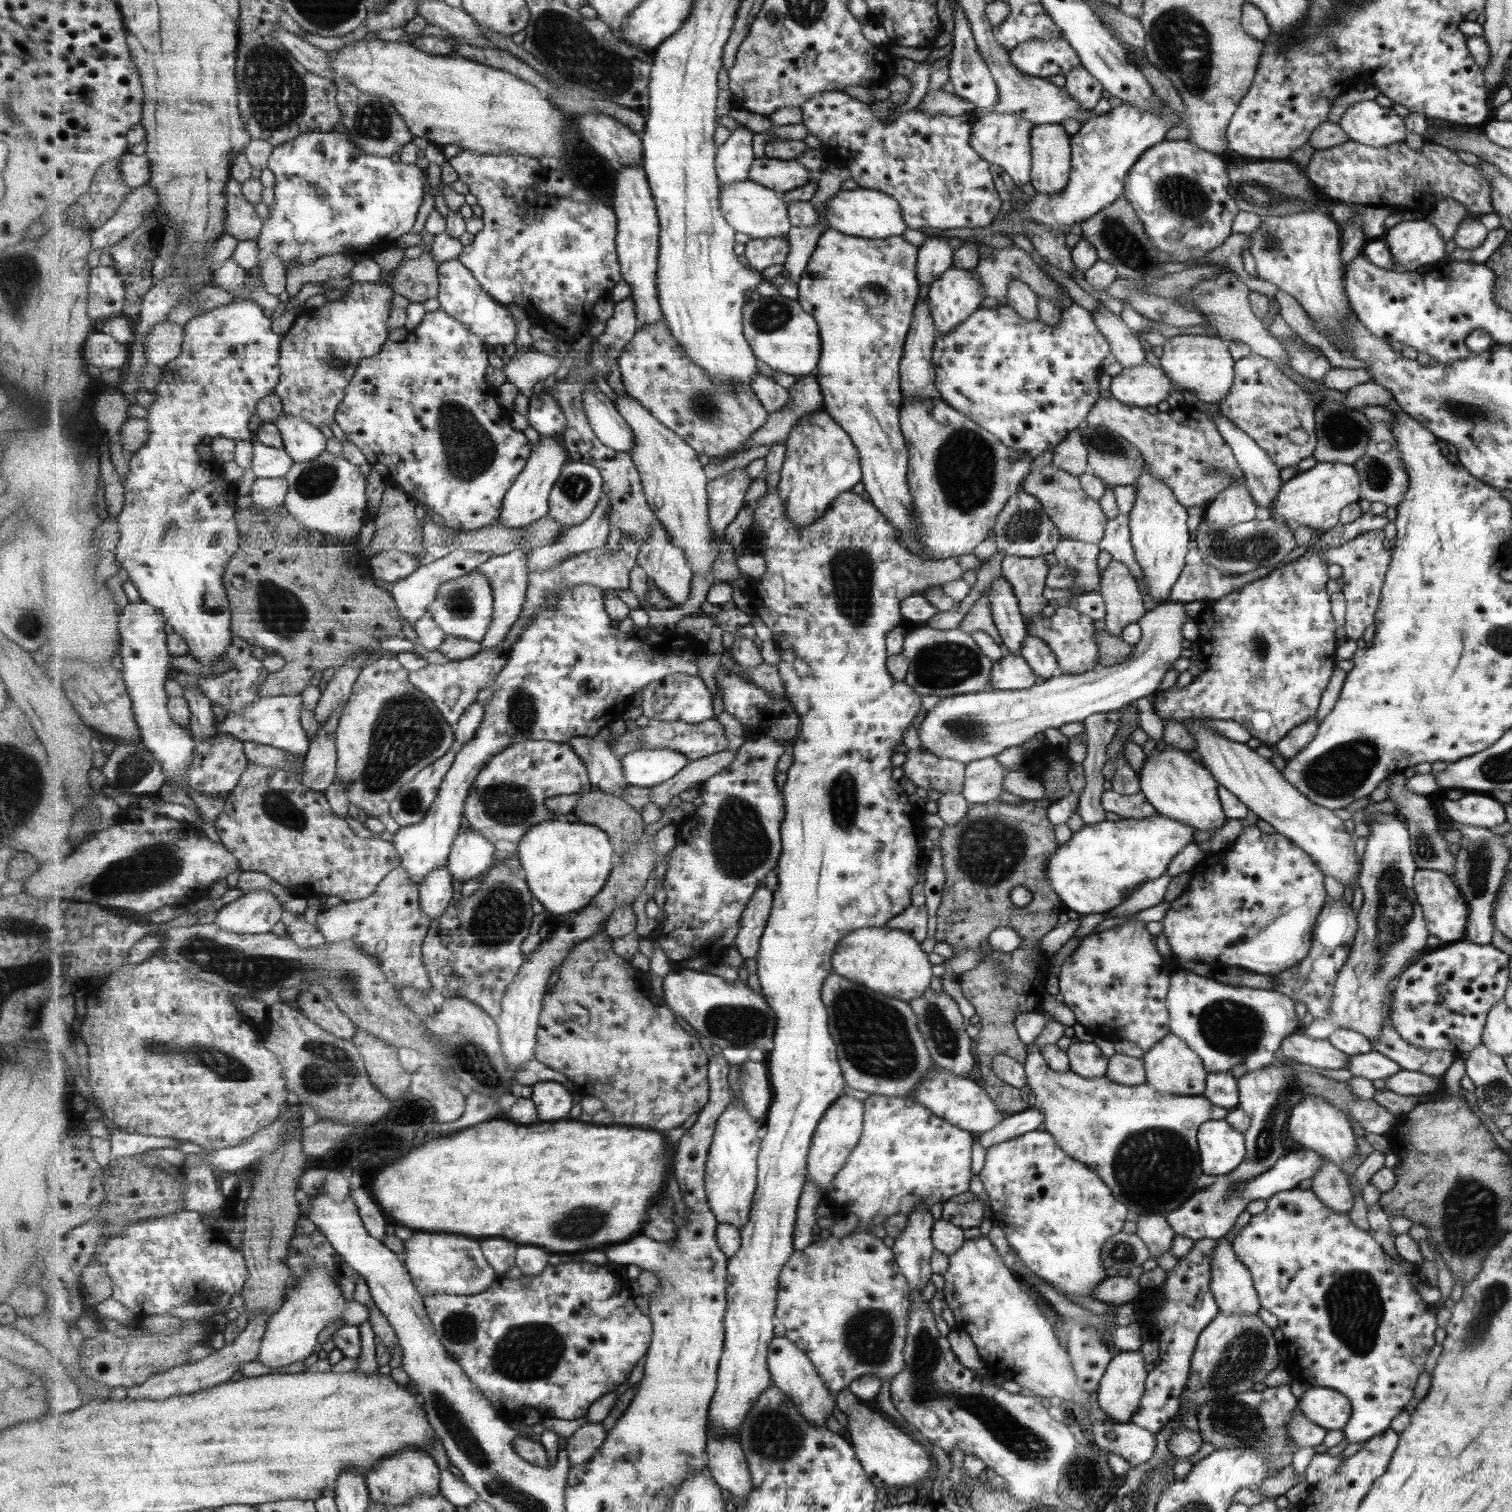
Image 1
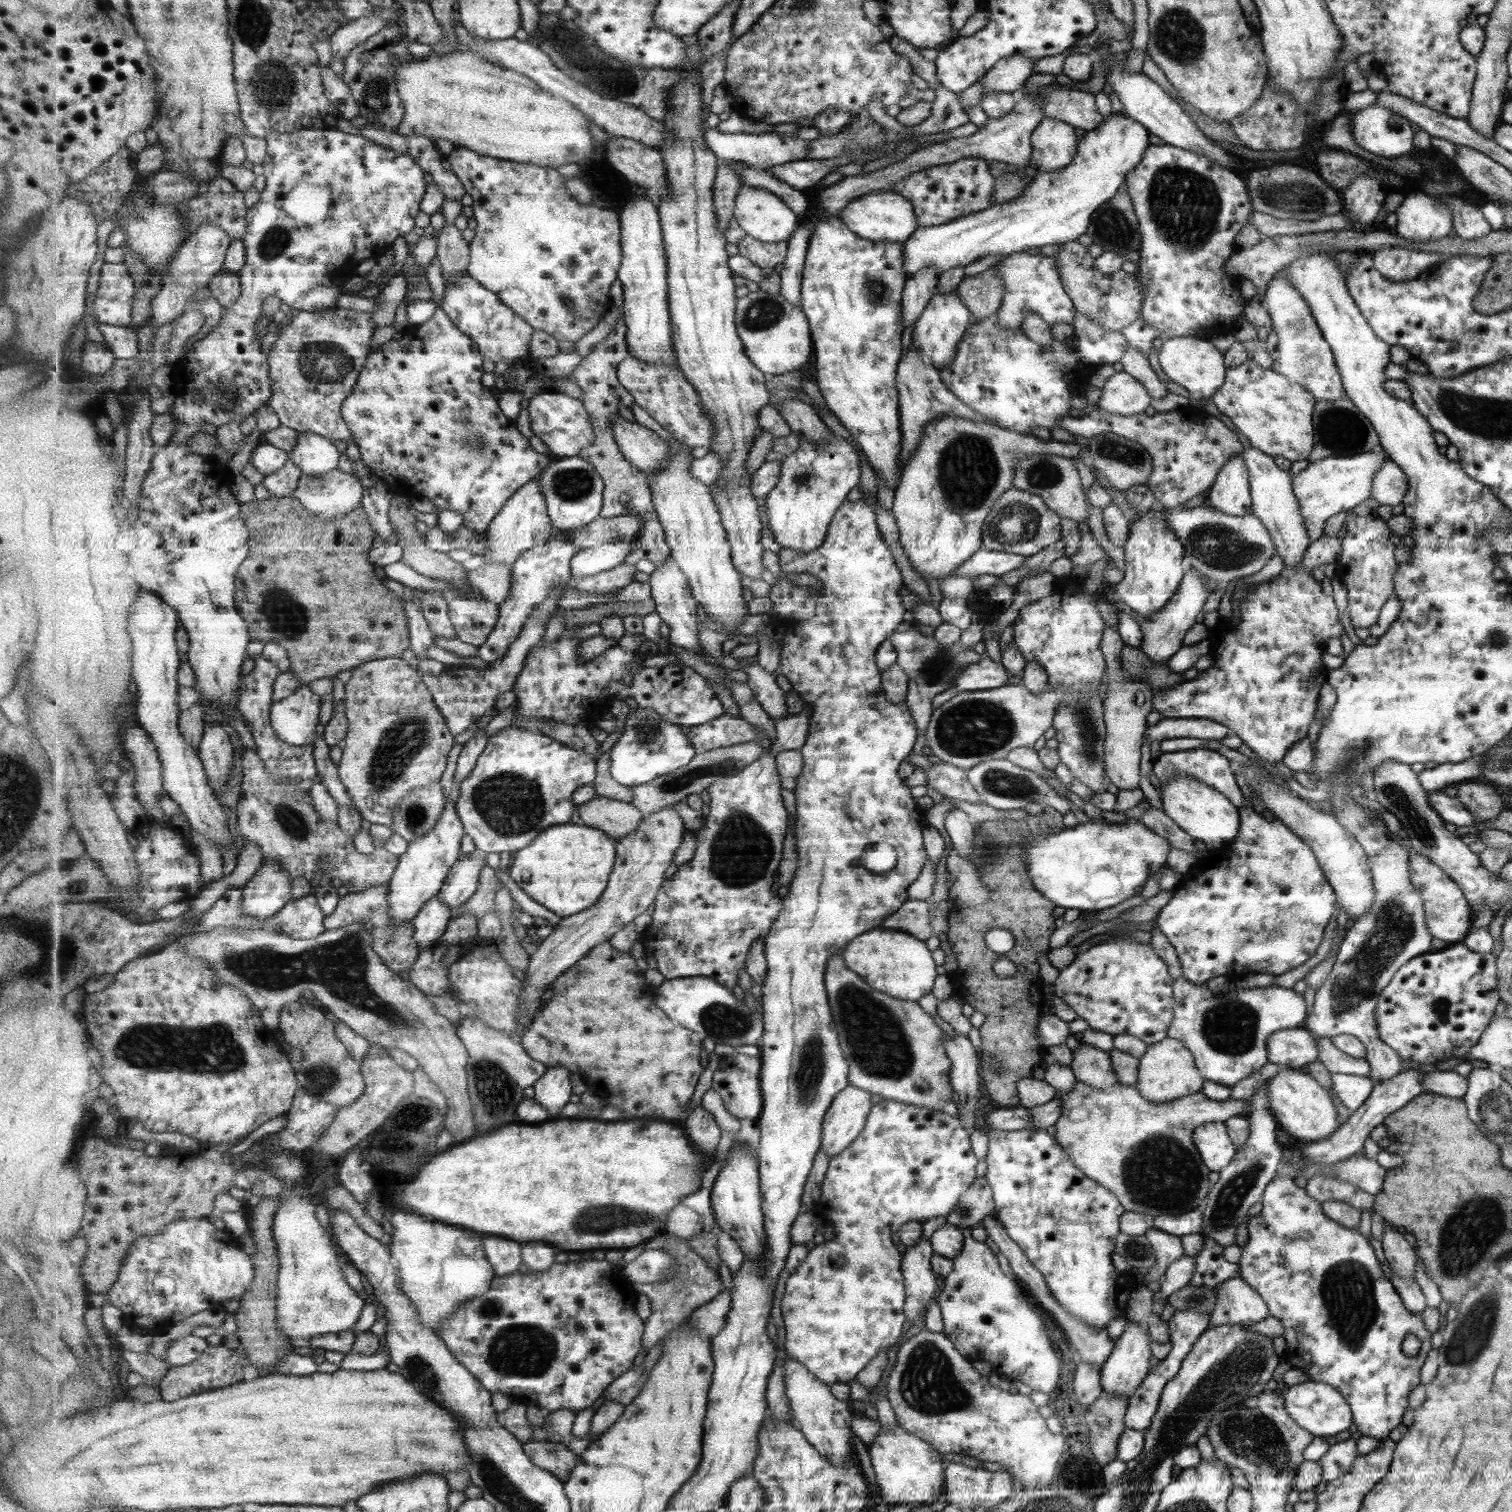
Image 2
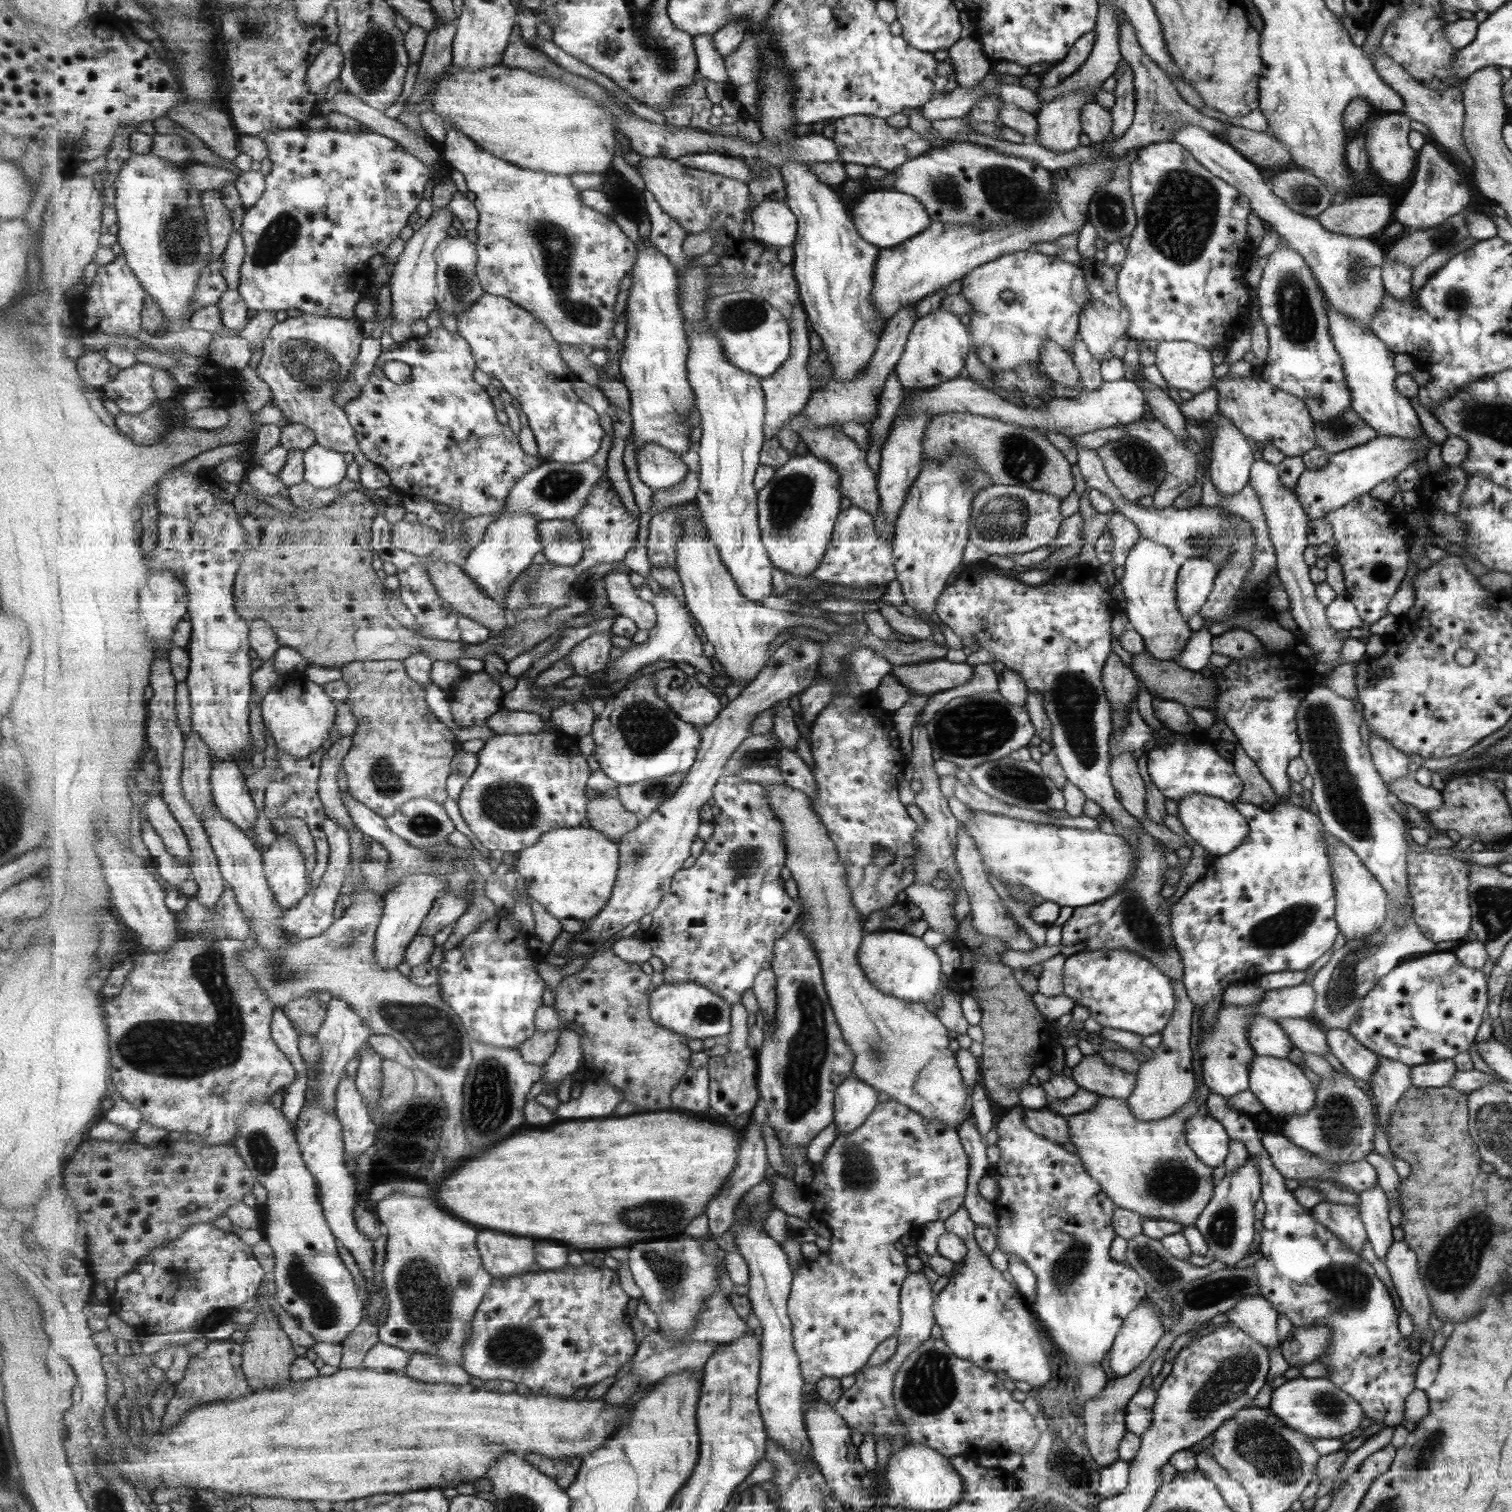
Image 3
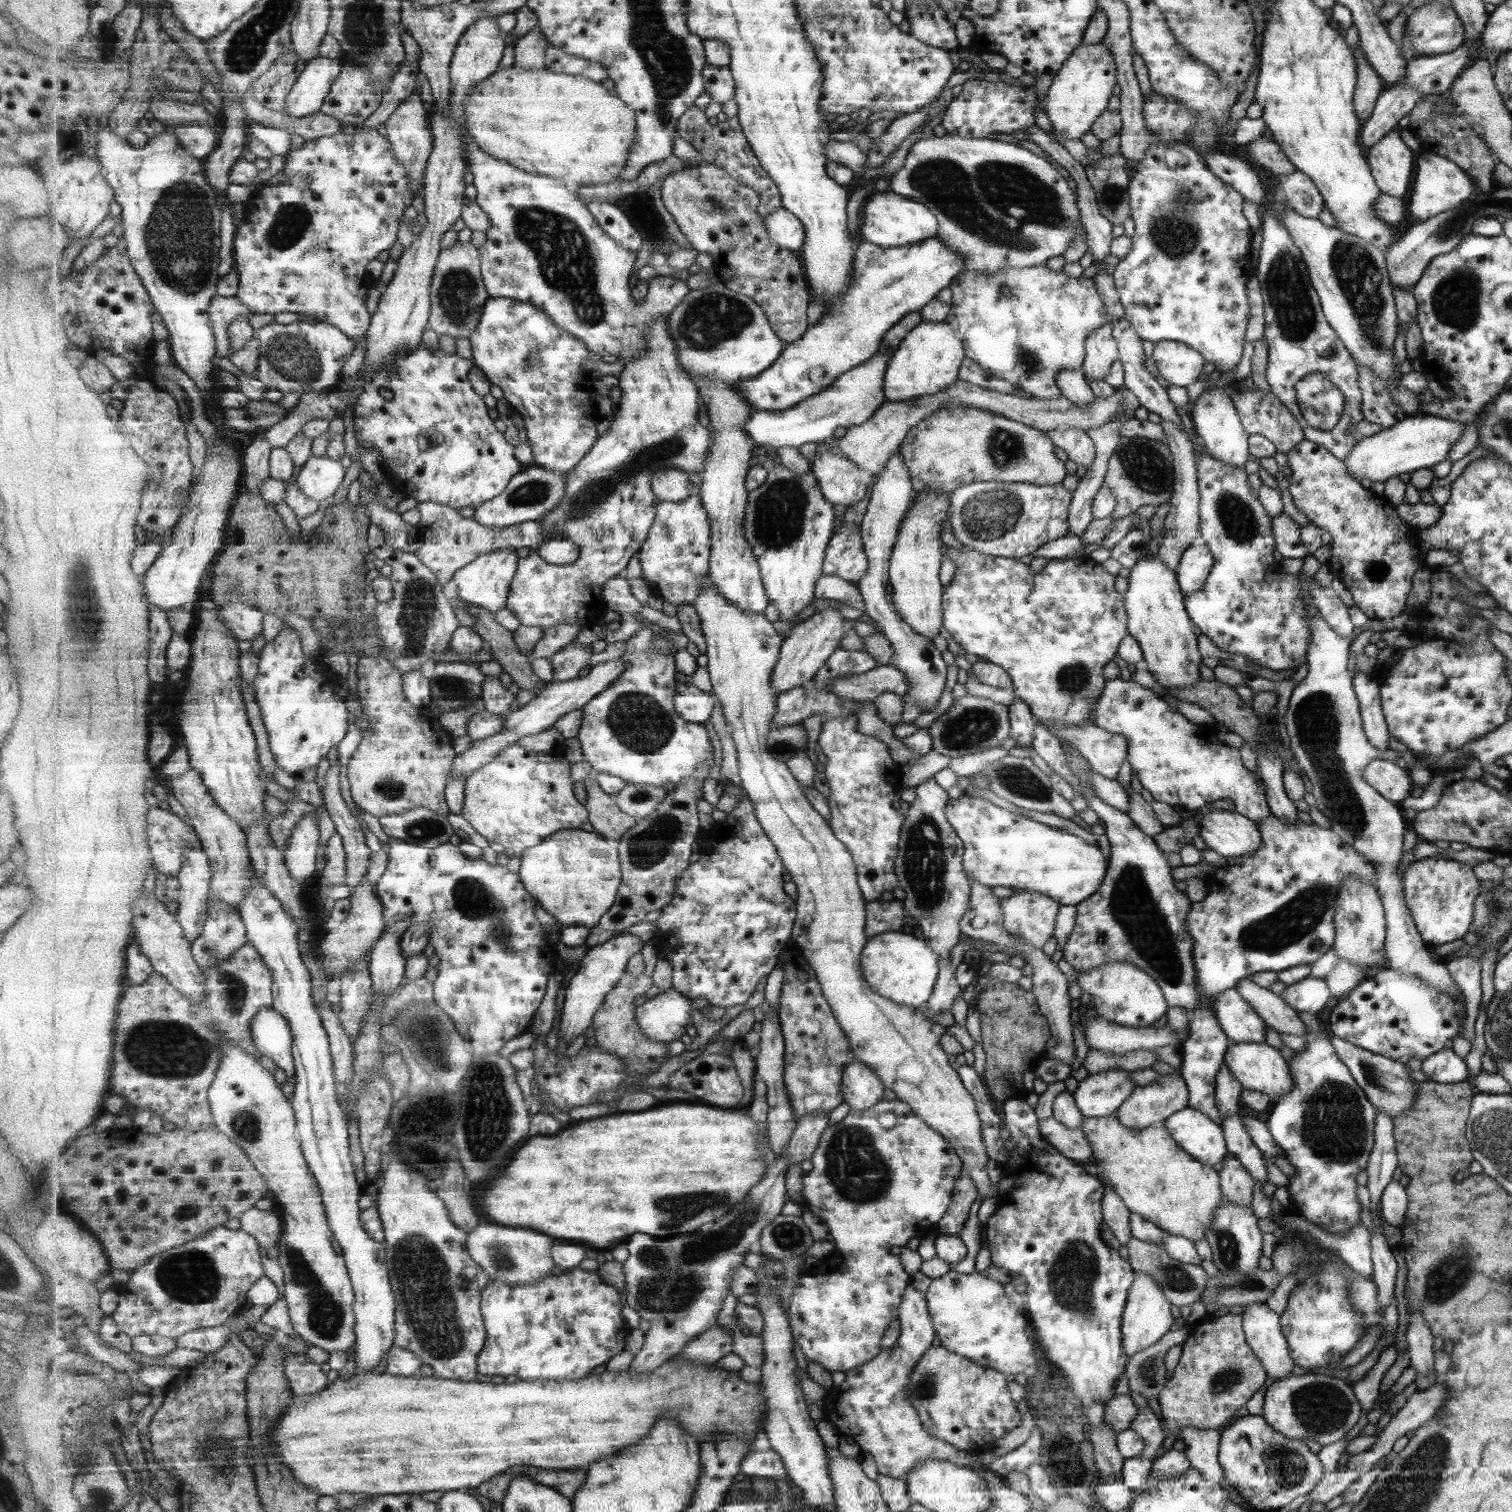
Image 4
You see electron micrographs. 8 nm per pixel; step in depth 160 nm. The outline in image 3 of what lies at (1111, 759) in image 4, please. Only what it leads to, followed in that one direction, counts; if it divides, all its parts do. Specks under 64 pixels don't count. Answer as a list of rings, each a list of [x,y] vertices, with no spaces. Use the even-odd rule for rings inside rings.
[[[1132,701],[1129,710],[1129,726],[1123,728],[1121,732],[1110,733],[1109,759],[1118,756],[1122,752],[1136,753],[1137,757],[1145,751],[1145,743],[1151,738],[1152,729],[1140,718],[1136,706],[1136,701]]]

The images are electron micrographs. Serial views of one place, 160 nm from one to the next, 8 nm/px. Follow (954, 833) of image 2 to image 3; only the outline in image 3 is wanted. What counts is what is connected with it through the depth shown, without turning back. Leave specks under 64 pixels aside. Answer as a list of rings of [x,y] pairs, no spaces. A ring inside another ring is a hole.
[[[962,823],[958,826],[956,839],[958,842],[955,851],[956,867],[958,868],[958,873],[961,874],[963,890],[967,894],[970,906],[970,923],[973,924],[973,927],[977,929],[979,934],[1005,943],[1007,949],[1021,953],[1033,952],[1037,948],[1036,945],[1032,941],[1029,941],[1025,933],[1019,932],[1017,923],[1008,914],[1005,905],[1003,905],[997,893],[993,891],[987,875],[985,875],[984,866],[980,861],[977,849],[972,843],[971,837],[966,833]]]

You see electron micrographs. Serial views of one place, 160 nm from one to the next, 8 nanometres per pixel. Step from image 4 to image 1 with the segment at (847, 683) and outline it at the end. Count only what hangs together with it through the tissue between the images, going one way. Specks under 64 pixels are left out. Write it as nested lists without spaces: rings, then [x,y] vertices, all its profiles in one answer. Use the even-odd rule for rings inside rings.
[[[1017,655],[1002,656],[993,662],[989,670],[989,687],[994,690],[1025,690],[1035,686],[1039,678],[1035,677],[1034,670]]]

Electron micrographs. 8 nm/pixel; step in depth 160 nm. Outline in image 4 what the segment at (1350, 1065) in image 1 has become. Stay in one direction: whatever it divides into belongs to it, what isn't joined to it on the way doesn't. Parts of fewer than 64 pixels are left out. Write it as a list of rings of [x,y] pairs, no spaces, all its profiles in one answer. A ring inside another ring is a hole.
[[[1243,977],[1234,988],[1246,999],[1267,1026],[1277,1032],[1302,1036],[1305,1026],[1295,1012],[1282,998],[1269,989],[1261,988],[1249,977]]]

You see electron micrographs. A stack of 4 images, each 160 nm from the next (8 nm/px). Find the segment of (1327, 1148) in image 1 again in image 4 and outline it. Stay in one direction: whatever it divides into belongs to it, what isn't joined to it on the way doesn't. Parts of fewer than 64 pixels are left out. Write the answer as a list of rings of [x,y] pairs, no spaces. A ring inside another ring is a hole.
[[[1230,1042],[1226,1048],[1223,1062],[1243,1089],[1262,1092],[1271,1098],[1271,1102],[1277,1099],[1279,1095],[1285,1095],[1293,1090],[1293,1077],[1291,1077],[1286,1060],[1275,1048],[1271,1045],[1267,1046],[1264,1042]]]

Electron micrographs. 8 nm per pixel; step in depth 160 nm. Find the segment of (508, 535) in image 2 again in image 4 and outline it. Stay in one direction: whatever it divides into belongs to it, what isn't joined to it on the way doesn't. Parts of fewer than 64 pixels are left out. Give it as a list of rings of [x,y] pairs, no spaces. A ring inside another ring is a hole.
[[[511,546],[489,552],[457,571],[454,574],[454,582],[456,583],[458,593],[452,600],[460,597],[462,600],[478,606],[478,608],[484,608],[493,613],[499,612],[501,608],[506,608],[520,559],[515,553],[515,549],[517,548]]]

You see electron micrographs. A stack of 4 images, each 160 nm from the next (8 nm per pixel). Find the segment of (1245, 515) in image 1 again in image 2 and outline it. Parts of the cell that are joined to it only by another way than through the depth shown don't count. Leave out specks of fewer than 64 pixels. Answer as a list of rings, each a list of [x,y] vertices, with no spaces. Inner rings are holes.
[[[1241,451],[1230,454],[1221,466],[1214,482],[1205,492],[1209,507],[1231,516],[1243,516],[1252,506],[1250,499],[1249,473]]]

